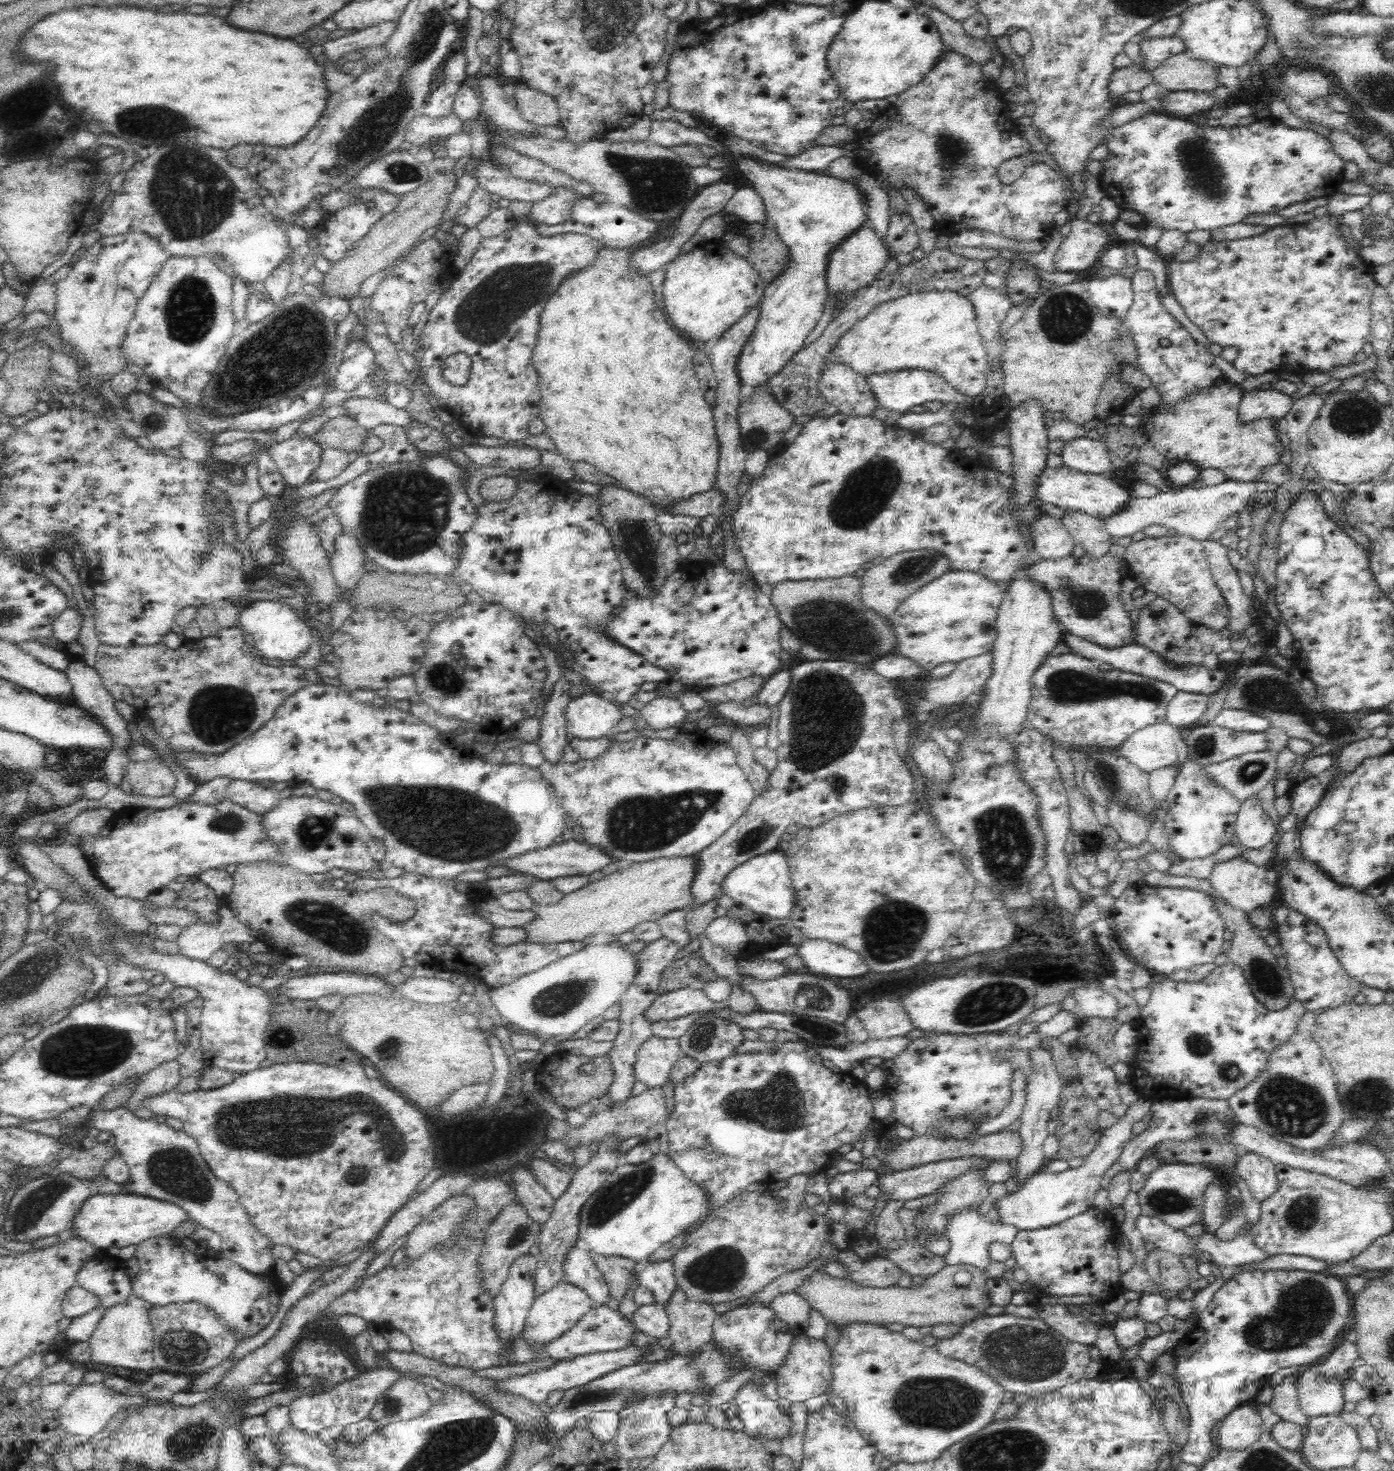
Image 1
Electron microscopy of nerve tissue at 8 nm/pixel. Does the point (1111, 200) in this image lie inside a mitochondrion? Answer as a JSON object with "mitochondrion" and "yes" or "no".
{"mitochondrion":"no"}

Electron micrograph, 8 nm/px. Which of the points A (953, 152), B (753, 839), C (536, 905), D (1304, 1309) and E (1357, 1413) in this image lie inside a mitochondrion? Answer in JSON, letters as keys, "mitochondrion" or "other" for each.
{"A":"mitochondrion","B":"mitochondrion","C":"other","D":"mitochondrion","E":"other"}

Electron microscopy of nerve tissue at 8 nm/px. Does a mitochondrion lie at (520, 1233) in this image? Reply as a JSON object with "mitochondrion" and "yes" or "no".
{"mitochondrion":"yes"}

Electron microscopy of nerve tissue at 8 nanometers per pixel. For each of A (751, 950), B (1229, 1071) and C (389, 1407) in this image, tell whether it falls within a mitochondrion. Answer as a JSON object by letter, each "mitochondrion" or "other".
{"A":"other","B":"mitochondrion","C":"mitochondrion"}

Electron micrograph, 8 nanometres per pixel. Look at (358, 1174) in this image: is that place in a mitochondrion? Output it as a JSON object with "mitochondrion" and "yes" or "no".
{"mitochondrion":"yes"}

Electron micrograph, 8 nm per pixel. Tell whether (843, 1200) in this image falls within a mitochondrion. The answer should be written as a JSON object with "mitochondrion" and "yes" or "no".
{"mitochondrion":"no"}

